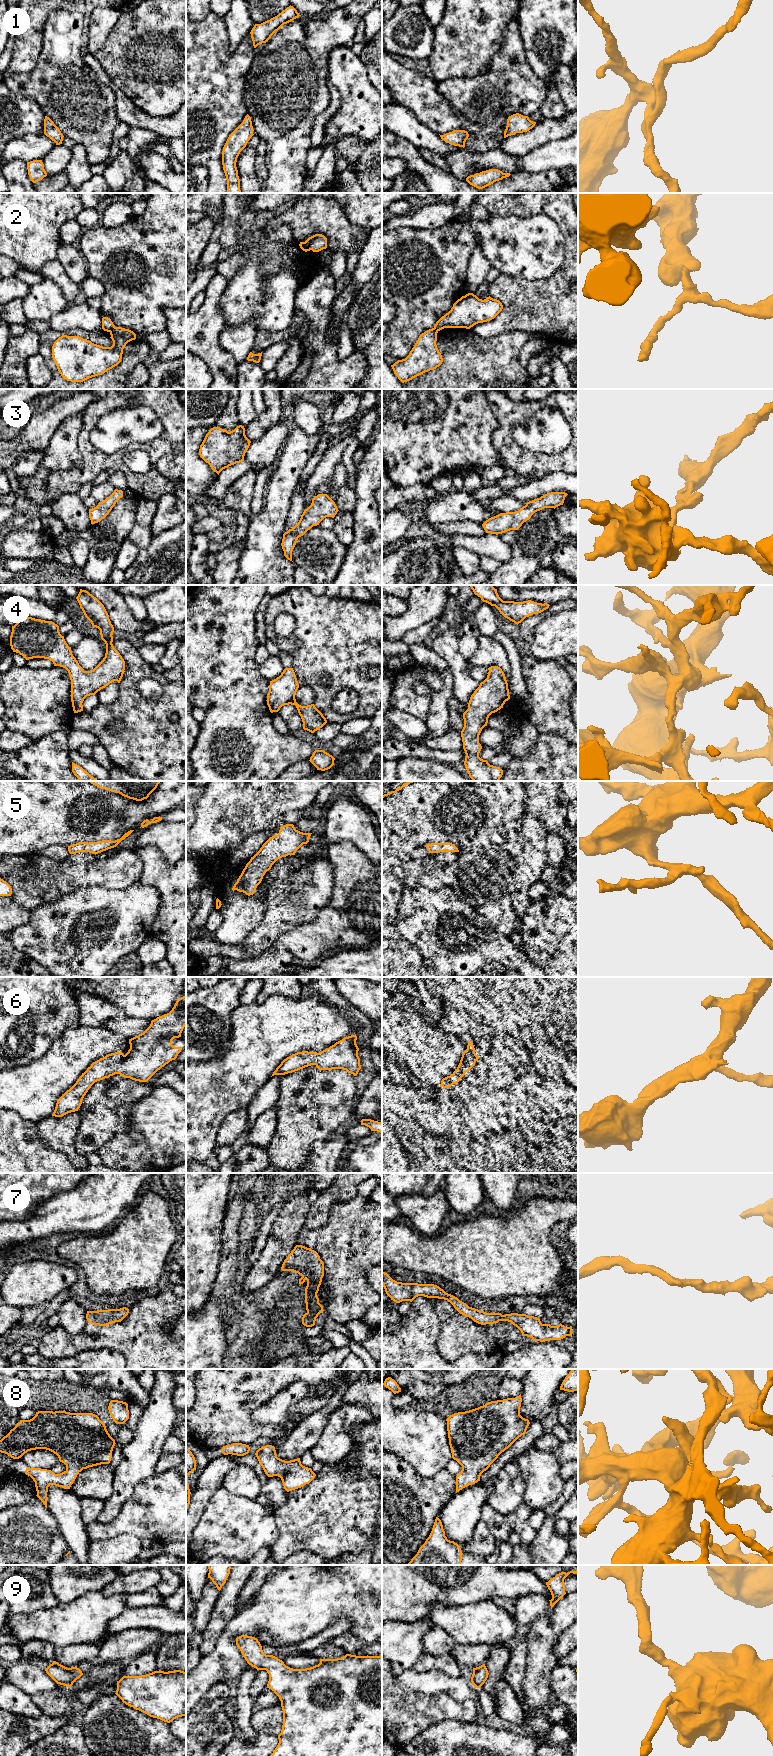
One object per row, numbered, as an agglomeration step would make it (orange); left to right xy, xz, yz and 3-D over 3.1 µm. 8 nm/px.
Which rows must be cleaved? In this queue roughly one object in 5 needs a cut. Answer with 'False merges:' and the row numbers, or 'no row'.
False merges: 2

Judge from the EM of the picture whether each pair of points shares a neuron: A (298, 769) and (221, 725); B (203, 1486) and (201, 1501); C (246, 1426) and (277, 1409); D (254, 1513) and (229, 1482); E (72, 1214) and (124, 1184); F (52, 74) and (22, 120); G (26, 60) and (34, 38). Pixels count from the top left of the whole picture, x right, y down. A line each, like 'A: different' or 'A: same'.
A: different
B: same
C: different
D: different
E: same
F: different
G: same

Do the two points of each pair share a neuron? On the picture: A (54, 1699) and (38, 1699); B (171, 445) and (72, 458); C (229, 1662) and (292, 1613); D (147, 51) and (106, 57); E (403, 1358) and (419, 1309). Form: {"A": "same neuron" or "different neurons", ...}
{"A": "same neuron", "B": "different neurons", "C": "same neuron", "D": "same neuron", "E": "same neuron"}

